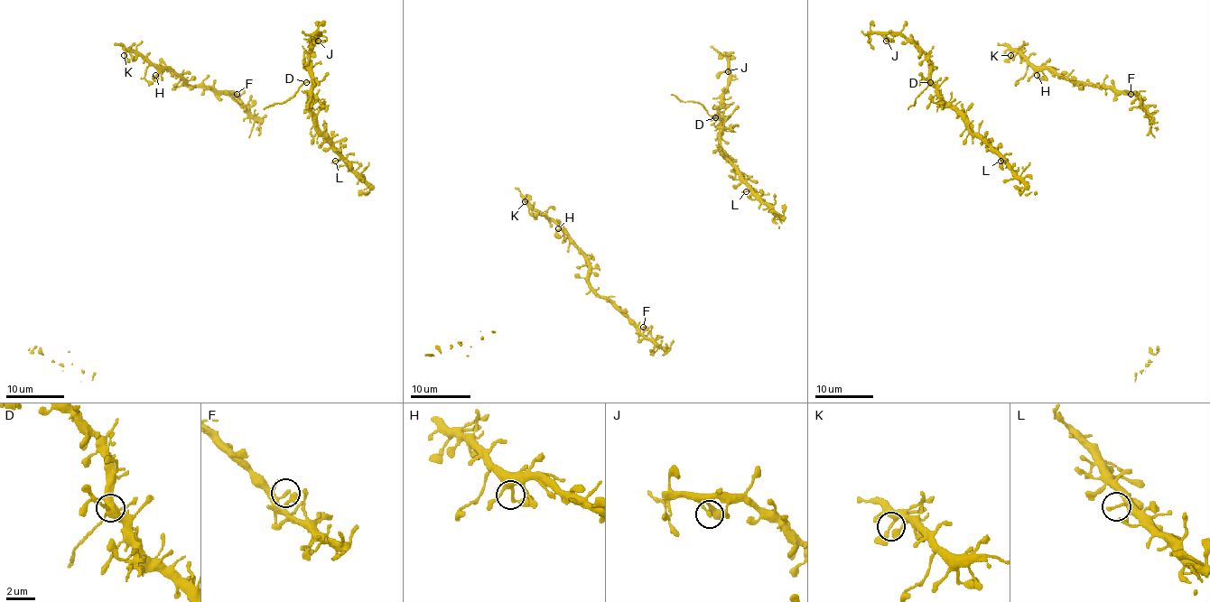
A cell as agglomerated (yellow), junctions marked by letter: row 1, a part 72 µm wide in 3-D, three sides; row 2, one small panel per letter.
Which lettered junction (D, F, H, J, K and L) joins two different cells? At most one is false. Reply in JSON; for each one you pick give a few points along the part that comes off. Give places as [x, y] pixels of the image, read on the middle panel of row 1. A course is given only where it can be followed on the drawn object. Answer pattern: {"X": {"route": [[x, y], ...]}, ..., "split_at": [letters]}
{"D": {"route": [[715, 117], [701, 104], [682, 102], [670, 95]]}, "split_at": ["D"]}

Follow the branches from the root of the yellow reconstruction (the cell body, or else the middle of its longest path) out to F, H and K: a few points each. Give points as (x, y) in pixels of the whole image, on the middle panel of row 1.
F: (617, 309), (640, 328), (643, 327)
H: (617, 309), (590, 284), (589, 263), (584, 253), (558, 228)
K: (617, 309), (590, 284), (589, 263), (576, 244), (555, 223), (535, 212), (525, 201)

